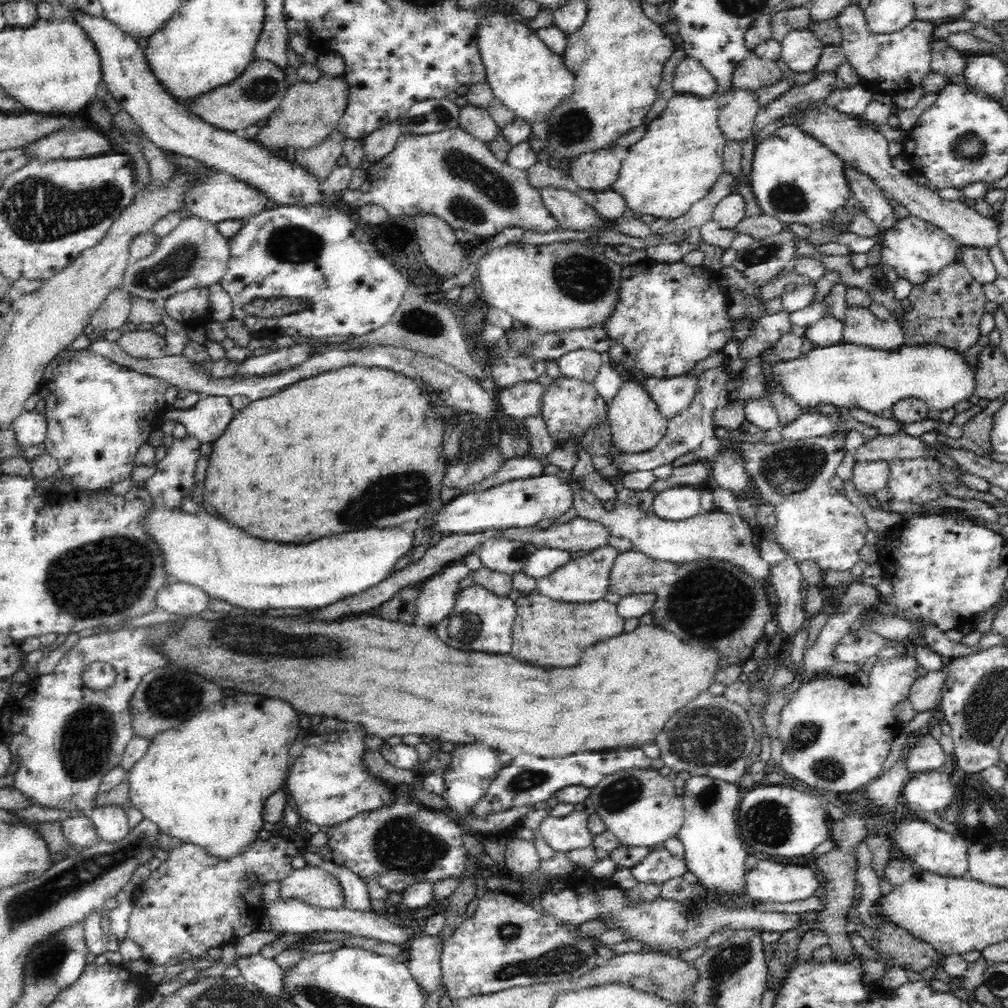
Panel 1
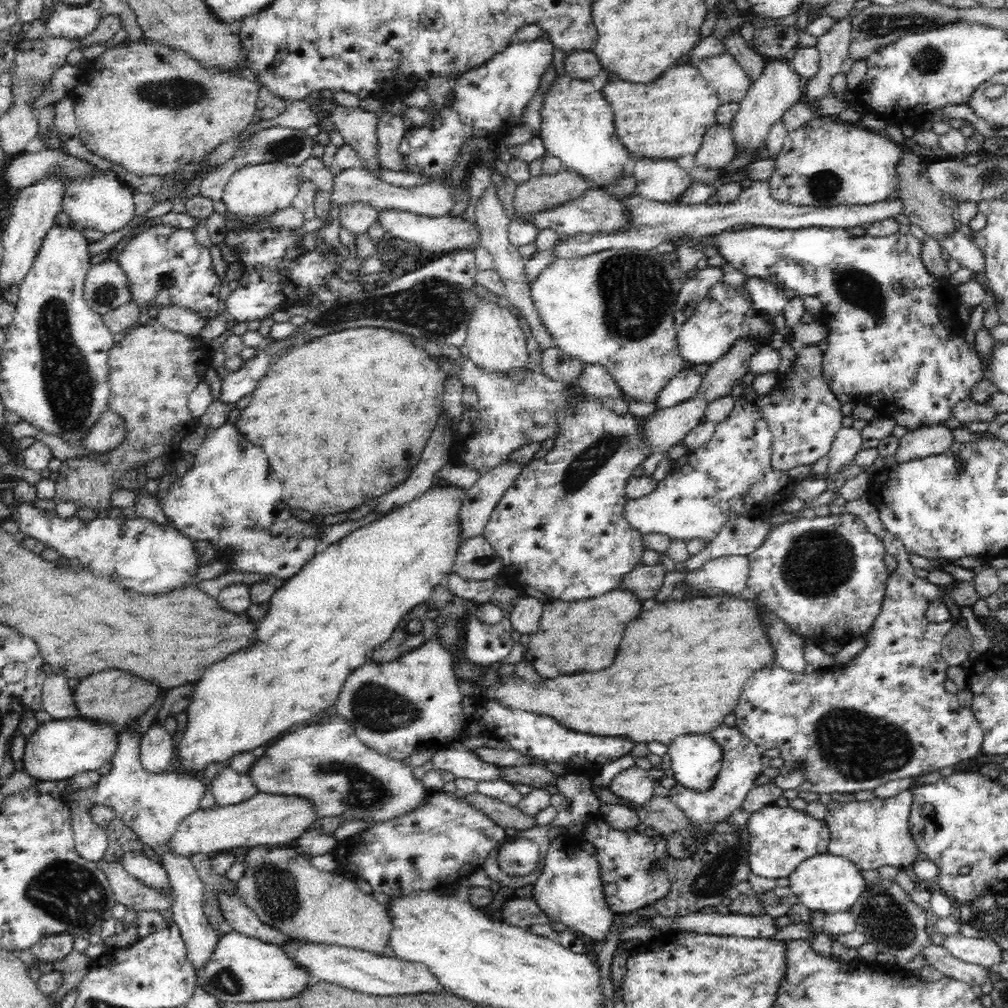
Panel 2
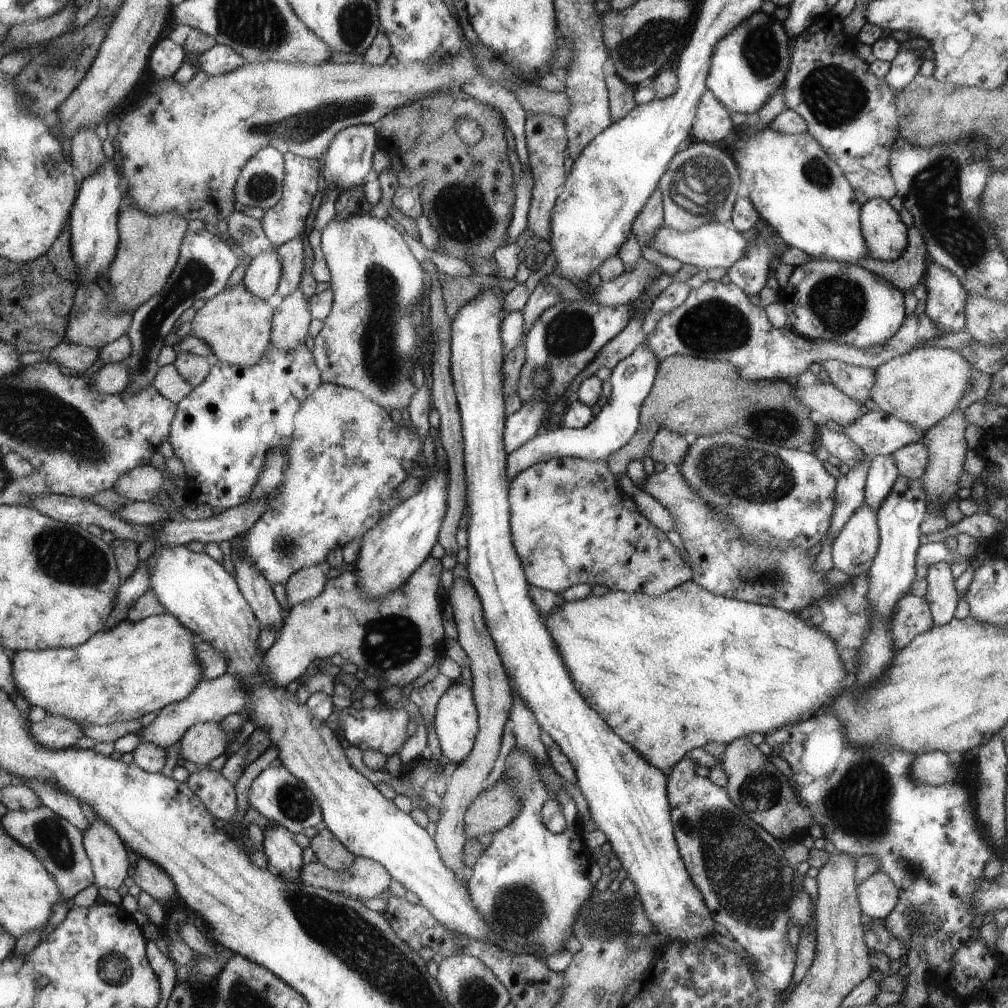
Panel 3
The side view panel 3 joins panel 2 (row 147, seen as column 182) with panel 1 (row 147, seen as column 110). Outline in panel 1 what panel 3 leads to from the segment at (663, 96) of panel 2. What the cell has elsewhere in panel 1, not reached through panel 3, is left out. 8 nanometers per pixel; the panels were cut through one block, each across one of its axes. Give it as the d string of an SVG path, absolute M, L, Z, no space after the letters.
M676 93L670 98L666 108L659 117L647 123L646 130L638 142L627 149L627 156L622 161L612 188L618 192L627 203L628 213L652 215L656 219L674 220L682 216L710 192L718 178L725 172L723 162L723 148L727 143L717 125L719 106L716 95L710 98L696 95Z

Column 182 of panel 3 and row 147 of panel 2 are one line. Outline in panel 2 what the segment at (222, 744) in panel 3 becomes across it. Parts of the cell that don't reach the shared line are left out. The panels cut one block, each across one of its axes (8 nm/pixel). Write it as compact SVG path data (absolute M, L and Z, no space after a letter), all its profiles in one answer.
M785 57L769 59L762 74L752 83L746 96L739 102L739 111L731 122L735 142L735 156L746 152L756 151L765 146L768 132L772 125L778 122L791 106L803 100L805 79L791 66Z

